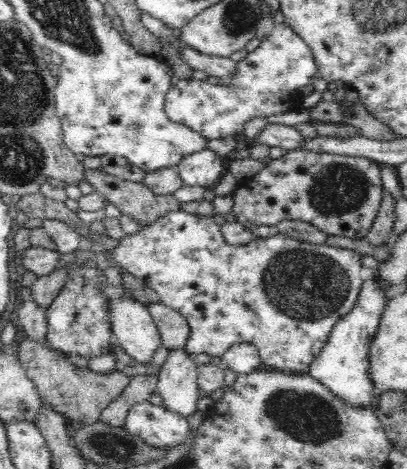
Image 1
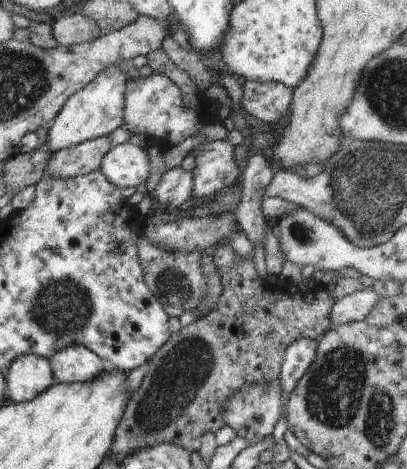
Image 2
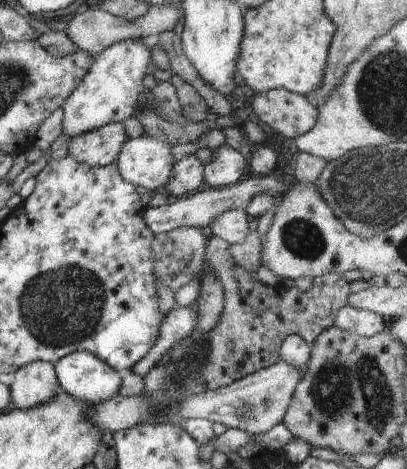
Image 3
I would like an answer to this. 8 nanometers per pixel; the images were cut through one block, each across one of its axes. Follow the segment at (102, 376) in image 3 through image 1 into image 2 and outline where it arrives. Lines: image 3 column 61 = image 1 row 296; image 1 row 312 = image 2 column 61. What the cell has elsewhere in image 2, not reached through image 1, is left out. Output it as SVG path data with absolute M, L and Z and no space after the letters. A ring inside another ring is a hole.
M65 346L47 358L55 382L73 384L93 380L95 376L109 372L111 366L101 356L93 354L85 346Z

